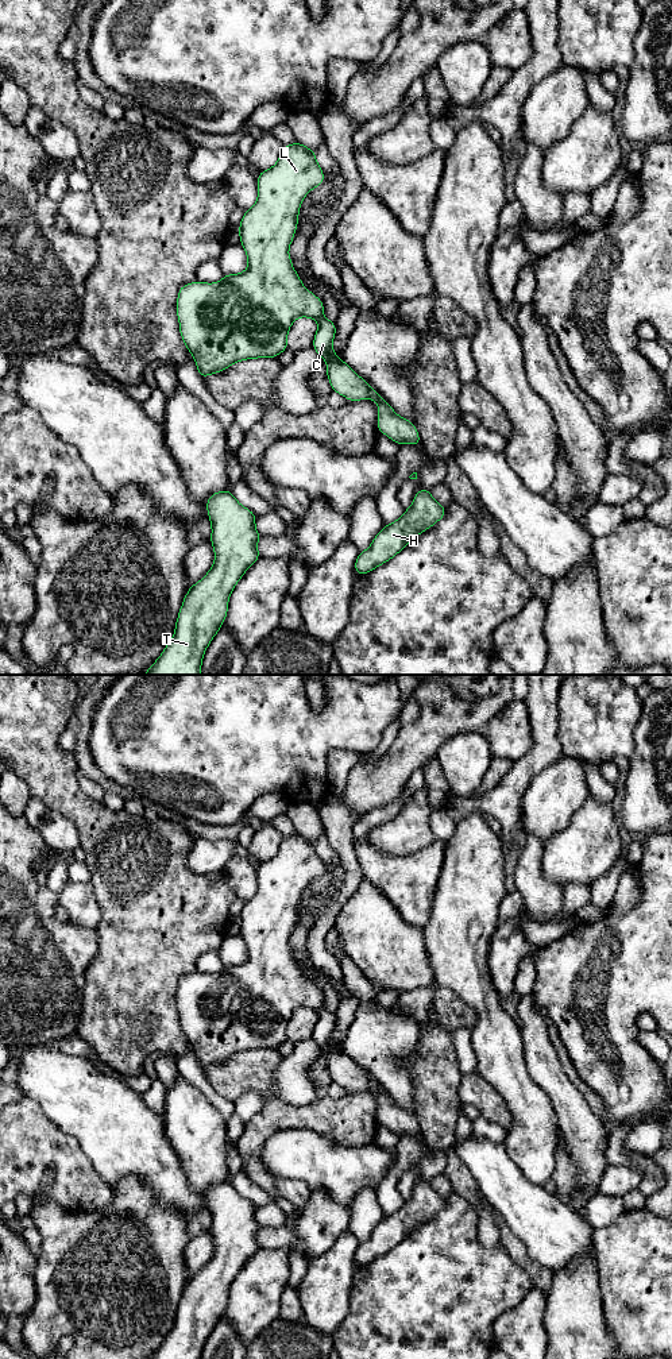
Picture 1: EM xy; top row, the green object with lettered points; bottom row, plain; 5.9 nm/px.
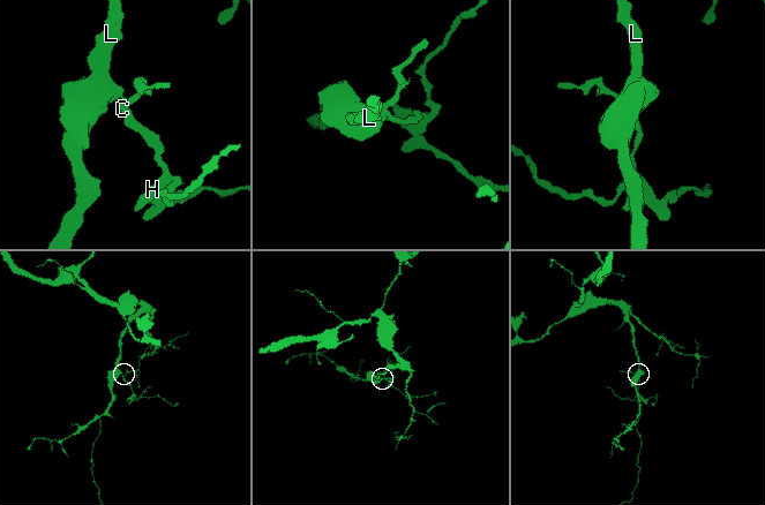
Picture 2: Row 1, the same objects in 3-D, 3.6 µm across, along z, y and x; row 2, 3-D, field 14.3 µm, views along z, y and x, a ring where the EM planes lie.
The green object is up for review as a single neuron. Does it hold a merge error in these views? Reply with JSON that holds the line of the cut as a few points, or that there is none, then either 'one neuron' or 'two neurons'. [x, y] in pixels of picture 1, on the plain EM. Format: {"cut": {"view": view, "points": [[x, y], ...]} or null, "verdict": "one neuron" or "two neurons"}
{"cut": {"view": "xy", "points": [[321, 1007], [317, 1011]]}, "verdict": "two neurons"}

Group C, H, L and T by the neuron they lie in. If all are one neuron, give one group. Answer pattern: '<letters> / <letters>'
C H / L T

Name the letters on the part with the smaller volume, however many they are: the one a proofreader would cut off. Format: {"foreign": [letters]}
{"foreign": ["C", "H"]}

